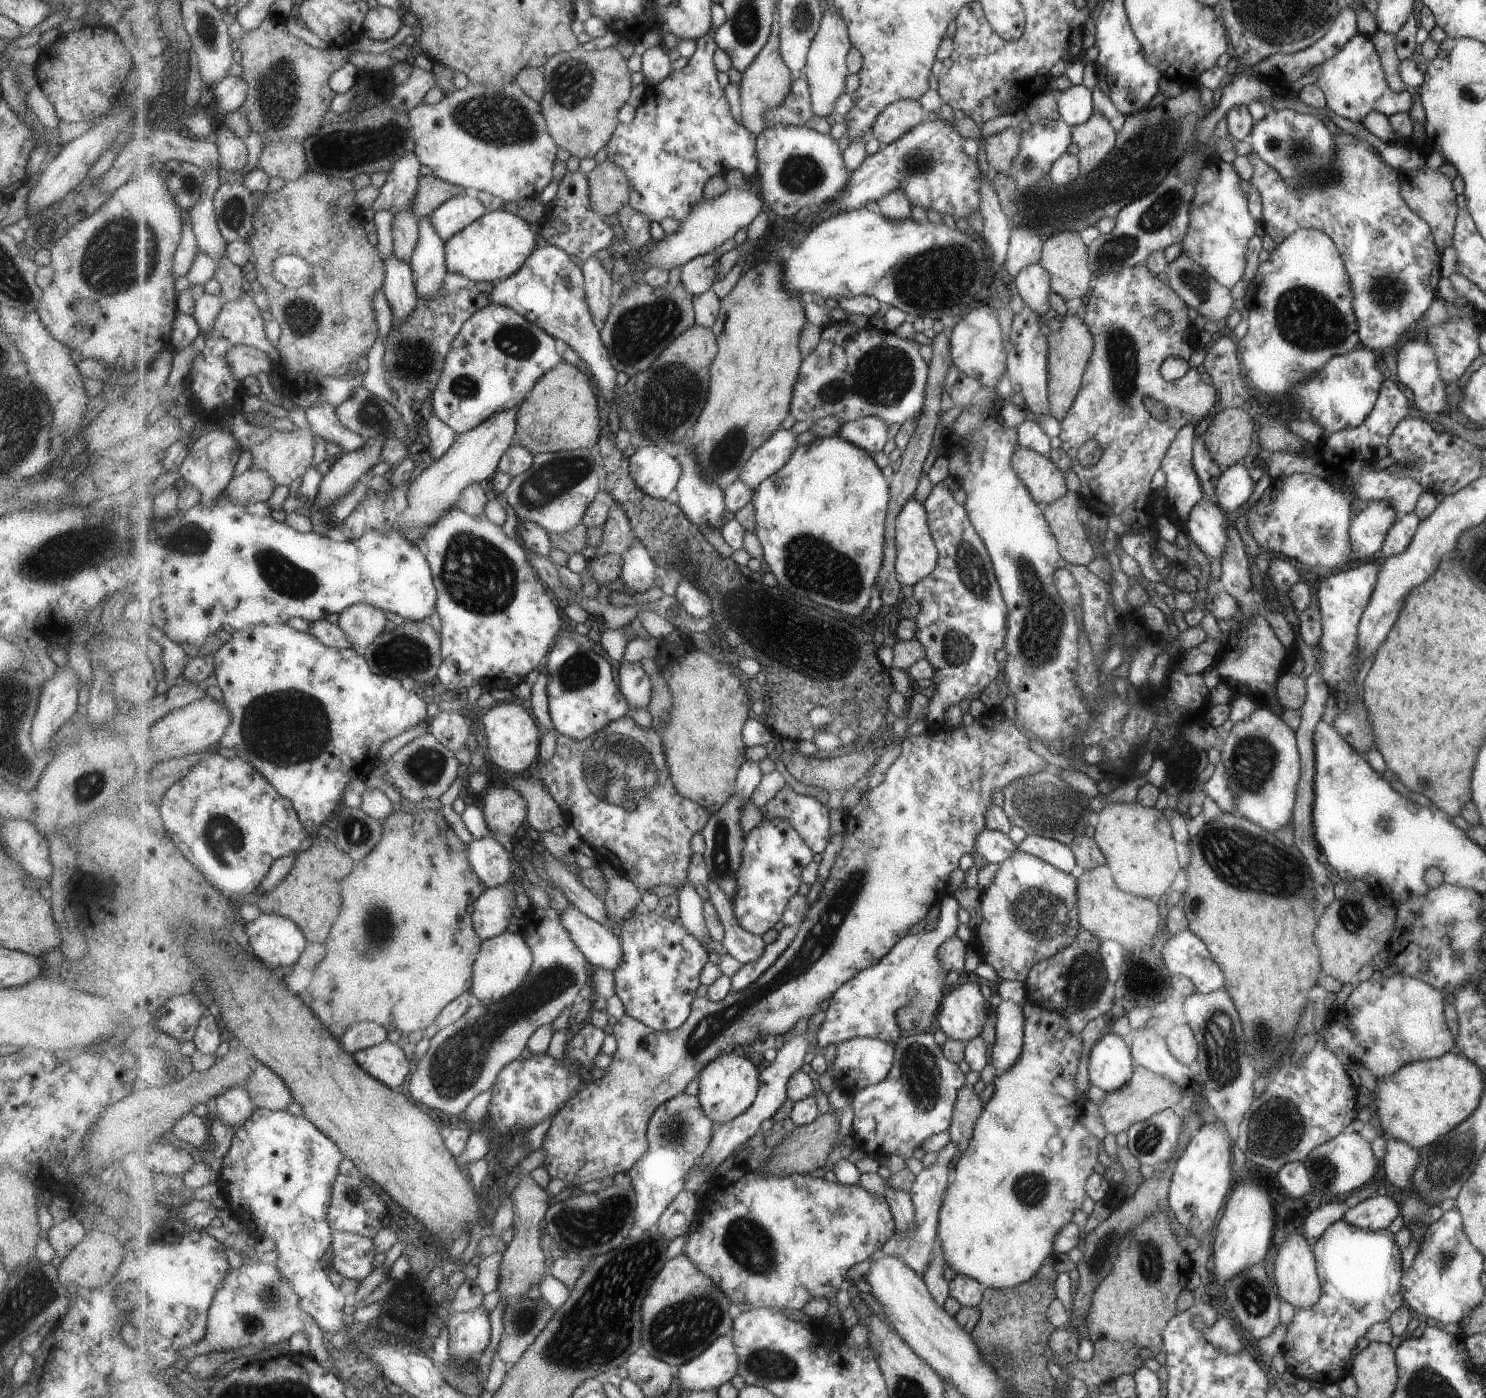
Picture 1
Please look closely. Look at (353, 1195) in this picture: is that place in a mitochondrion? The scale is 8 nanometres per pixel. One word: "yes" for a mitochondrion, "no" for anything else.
yes

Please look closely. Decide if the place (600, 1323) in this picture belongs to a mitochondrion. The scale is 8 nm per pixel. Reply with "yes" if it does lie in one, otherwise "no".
yes

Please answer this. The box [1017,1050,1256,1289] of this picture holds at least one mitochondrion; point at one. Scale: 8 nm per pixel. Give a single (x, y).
(1104, 1251)

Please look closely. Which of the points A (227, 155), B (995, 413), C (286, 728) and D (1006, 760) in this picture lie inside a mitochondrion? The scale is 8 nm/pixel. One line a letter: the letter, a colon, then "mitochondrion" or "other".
A: other
B: other
C: mitochondrion
D: mitochondrion

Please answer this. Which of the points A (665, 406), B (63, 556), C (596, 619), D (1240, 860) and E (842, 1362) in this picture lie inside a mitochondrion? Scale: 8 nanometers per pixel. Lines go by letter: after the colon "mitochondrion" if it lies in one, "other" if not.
A: mitochondrion
B: mitochondrion
C: other
D: mitochondrion
E: other

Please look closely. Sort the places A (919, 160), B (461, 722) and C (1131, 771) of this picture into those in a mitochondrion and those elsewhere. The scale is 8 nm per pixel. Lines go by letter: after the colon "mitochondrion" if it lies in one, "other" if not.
A: mitochondrion
B: other
C: other

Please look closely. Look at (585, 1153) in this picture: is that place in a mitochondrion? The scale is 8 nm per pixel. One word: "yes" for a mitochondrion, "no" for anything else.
no

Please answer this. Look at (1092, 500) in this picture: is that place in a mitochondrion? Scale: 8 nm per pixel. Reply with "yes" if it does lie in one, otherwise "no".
no

